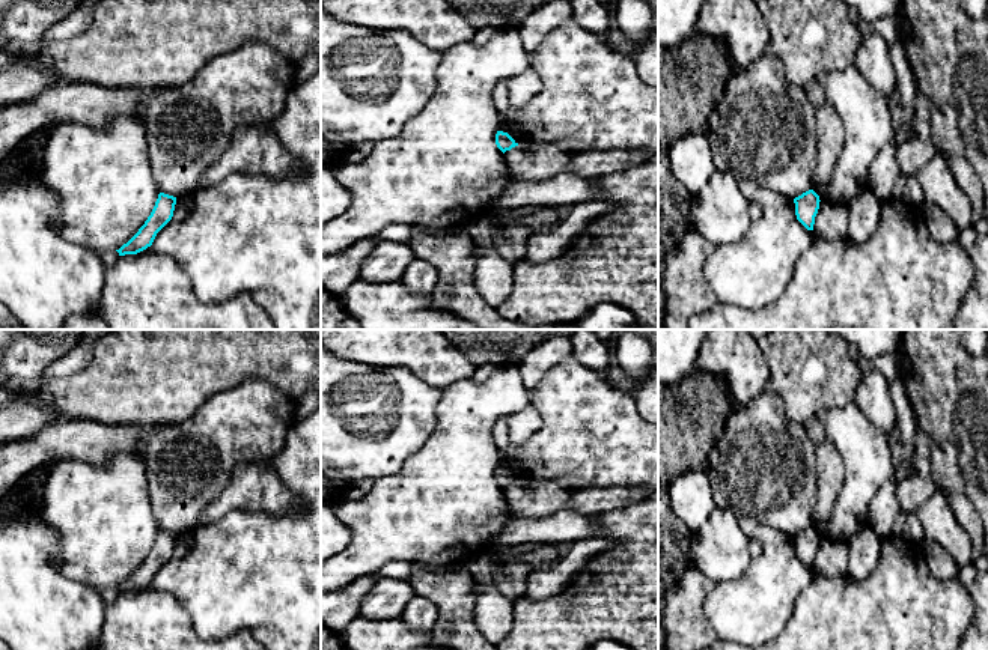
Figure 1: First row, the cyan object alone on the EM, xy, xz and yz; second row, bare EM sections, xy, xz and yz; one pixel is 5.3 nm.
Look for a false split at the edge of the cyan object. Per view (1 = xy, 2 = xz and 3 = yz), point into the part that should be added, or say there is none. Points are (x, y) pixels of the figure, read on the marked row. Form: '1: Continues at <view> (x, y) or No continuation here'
1: No continuation here
2: No continuation here
3: No continuation here

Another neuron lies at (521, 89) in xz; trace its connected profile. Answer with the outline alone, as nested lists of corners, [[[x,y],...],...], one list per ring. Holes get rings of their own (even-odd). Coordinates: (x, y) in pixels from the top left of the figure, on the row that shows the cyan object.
[[[529,68],[523,75],[506,81],[506,92],[511,105],[518,110],[527,105],[542,89],[539,75],[533,68]]]

